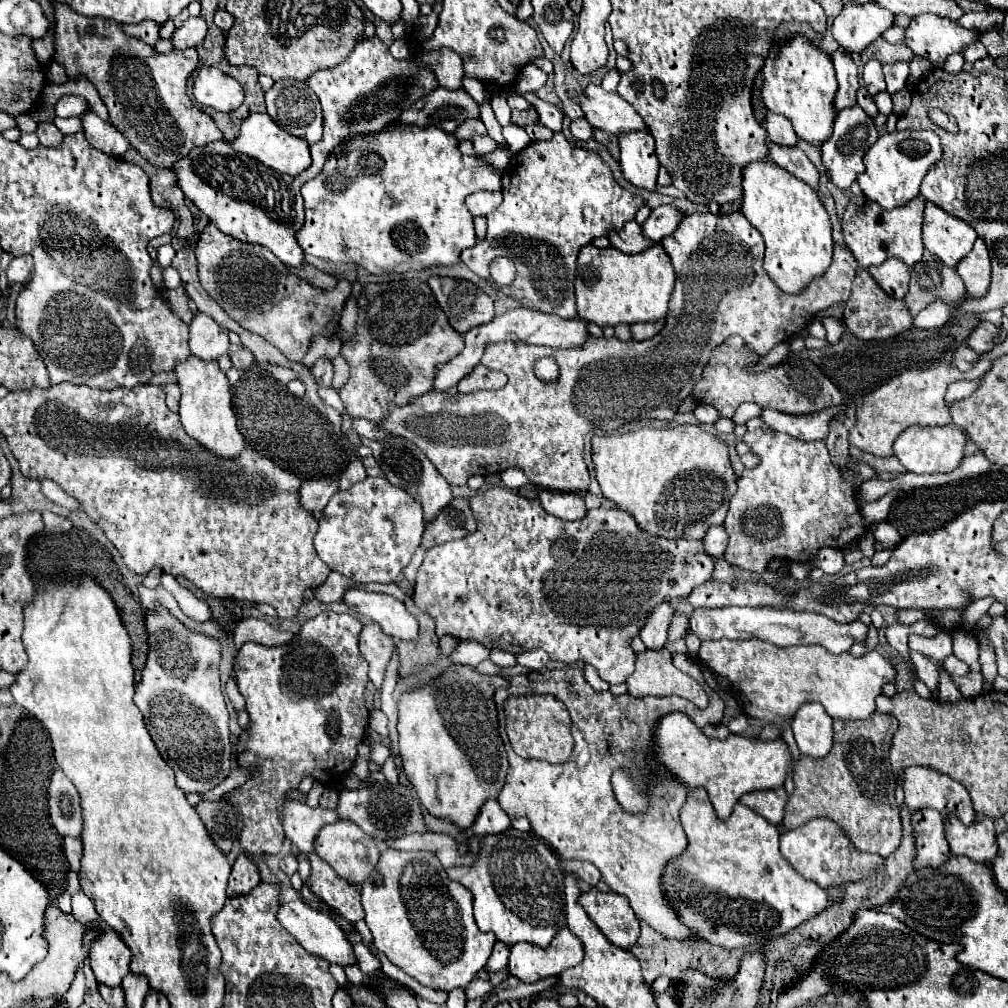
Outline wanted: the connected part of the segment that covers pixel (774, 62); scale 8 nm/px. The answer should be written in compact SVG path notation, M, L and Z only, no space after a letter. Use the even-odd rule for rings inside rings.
M796 36L790 42L780 44L778 50L768 56L762 68L762 76L762 100L766 108L774 114L786 116L792 122L800 140L820 148L826 138L830 138L834 120L838 116L834 108L838 82L830 56L818 44L808 42L804 36Z

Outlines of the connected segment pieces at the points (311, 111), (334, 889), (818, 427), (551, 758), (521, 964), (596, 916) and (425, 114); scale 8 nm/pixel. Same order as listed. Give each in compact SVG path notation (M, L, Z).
M276 82L266 92L266 108L272 120L286 132L316 144L322 138L322 110L318 98L306 90L304 82Z
M314 852L308 854L308 859L312 870L310 876L312 890L346 920L350 922L362 920L364 914L362 914L358 888L338 878L336 872L326 862L322 862Z
M842 402L838 406L828 406L820 412L810 412L810 414L784 414L778 410L764 408L762 422L766 422L776 432L786 432L804 442L826 440L830 422L844 416L842 412L846 412L846 408L848 408L844 404L846 402Z
M522 694L508 696L504 702L506 710L506 732L512 750L524 760L542 760L548 764L562 764L572 756L570 716L566 706L552 694Z
M566 928L548 948L534 946L528 942L518 942L510 946L508 970L522 982L538 982L560 972L578 966L582 962L582 942Z
M584 892L580 904L602 930L602 934L616 946L630 950L640 936L640 920L630 908L626 896L614 892Z
M438 86L426 98L418 100L410 110L402 114L398 122L412 126L438 126L450 134L468 118L478 118L478 102L464 90L446 90Z

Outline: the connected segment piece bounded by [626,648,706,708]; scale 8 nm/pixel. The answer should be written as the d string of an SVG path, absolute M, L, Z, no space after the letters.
M666 648L646 650L636 656L636 670L626 680L632 696L682 696L696 706L706 706L704 688L672 664Z

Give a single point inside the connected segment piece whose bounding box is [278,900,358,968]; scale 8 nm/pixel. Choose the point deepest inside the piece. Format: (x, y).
(316, 931)

